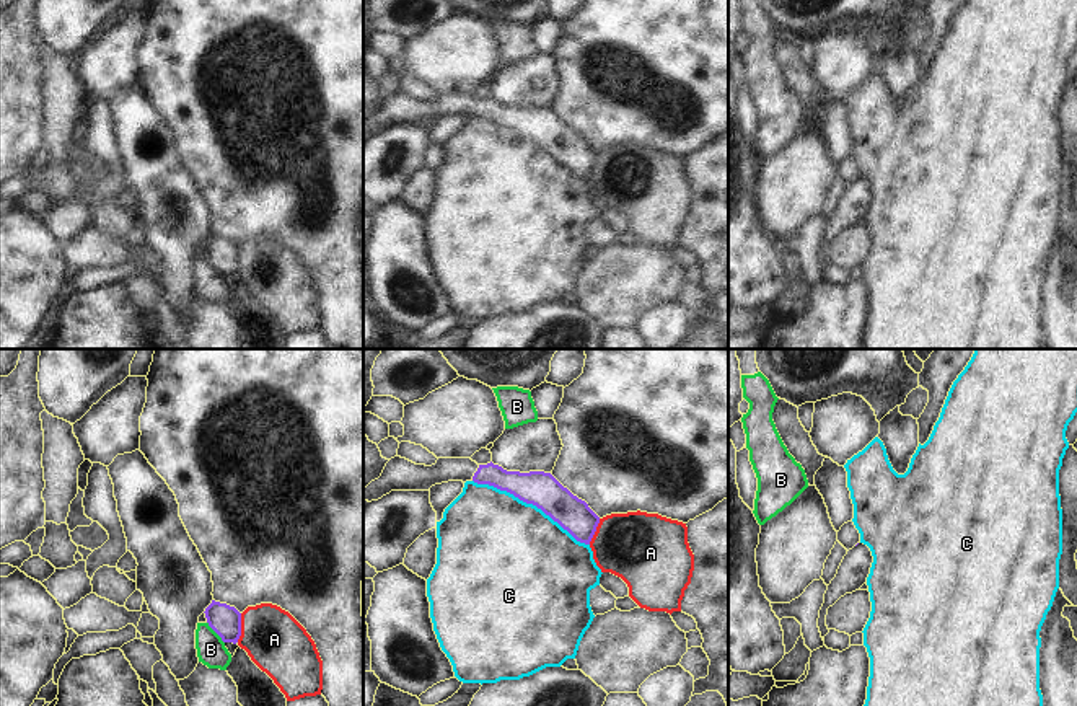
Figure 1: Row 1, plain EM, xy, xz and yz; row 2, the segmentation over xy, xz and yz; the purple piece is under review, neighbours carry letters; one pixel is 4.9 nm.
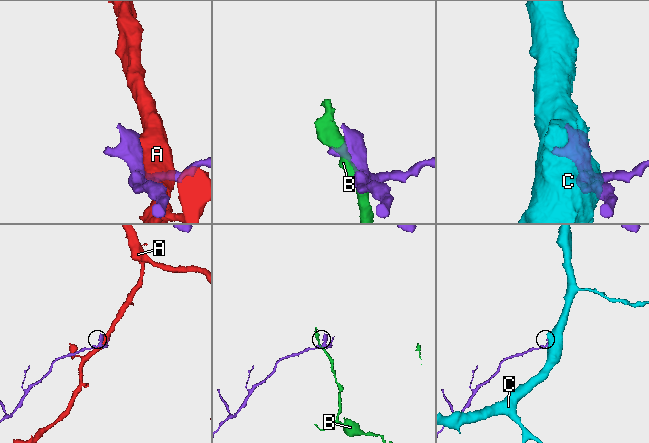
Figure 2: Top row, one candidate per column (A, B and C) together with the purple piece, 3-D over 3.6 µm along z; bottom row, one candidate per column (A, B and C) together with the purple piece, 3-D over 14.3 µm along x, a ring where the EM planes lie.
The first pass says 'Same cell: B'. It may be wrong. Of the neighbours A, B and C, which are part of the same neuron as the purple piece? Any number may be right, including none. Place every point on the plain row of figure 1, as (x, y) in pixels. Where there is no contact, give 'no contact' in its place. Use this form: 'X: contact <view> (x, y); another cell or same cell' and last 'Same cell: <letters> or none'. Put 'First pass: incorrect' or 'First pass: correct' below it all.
A: contact xy (240, 263); another cell
B: contact xy (215, 266); another cell
C: contact xz (531, 137); another cell
Same cell: none
First pass: incorrect

